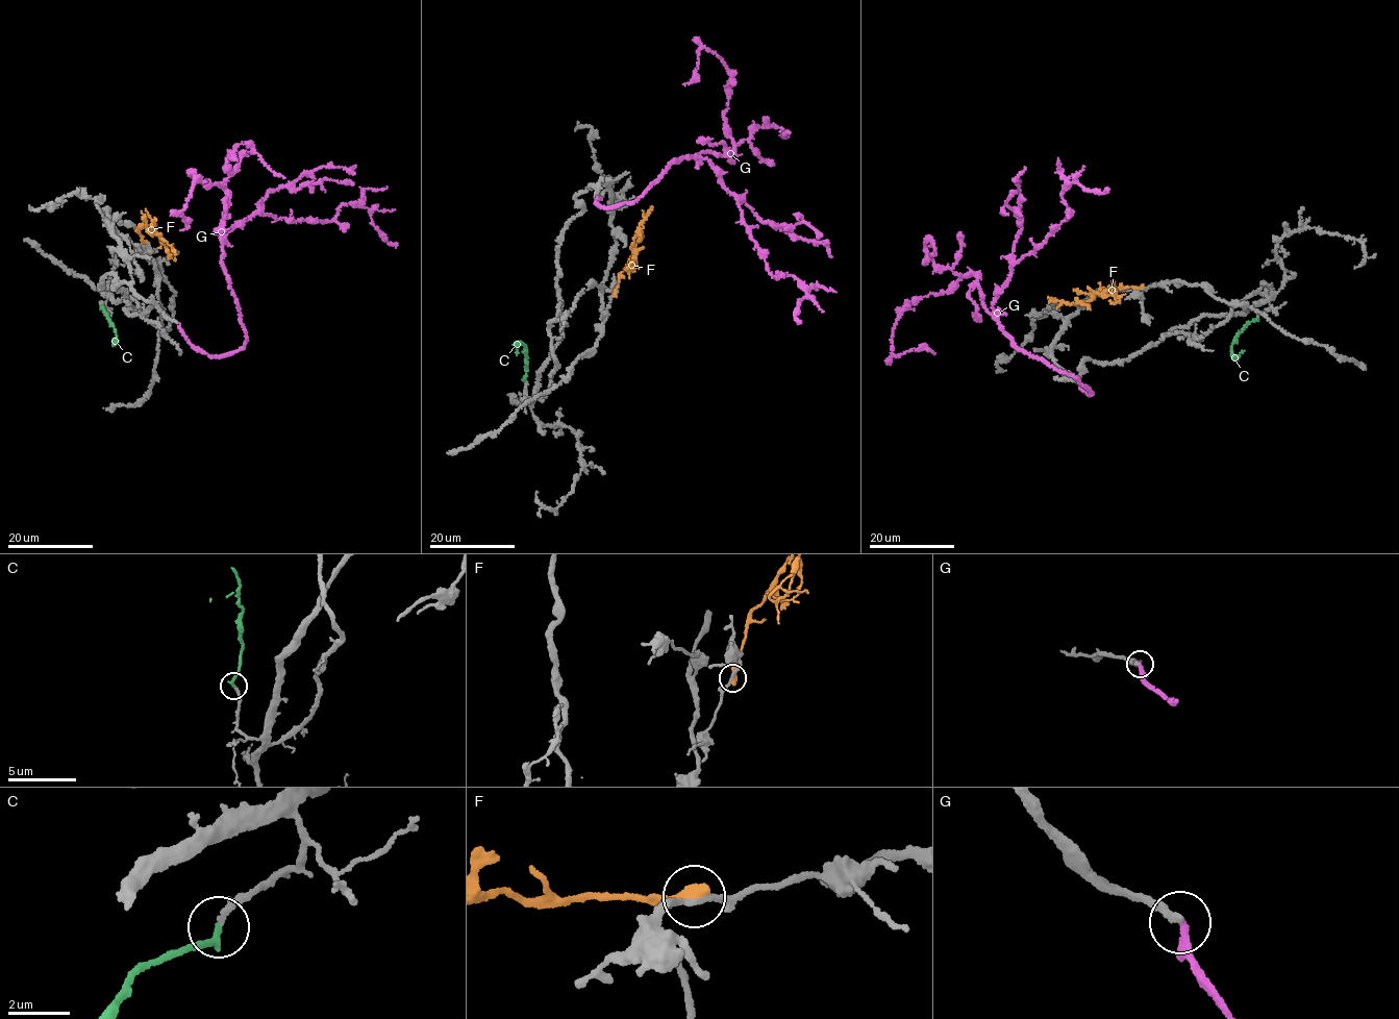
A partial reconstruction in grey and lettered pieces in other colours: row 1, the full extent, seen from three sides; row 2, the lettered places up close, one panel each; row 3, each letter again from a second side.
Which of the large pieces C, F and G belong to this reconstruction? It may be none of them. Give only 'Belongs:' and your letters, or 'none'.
Belongs: C

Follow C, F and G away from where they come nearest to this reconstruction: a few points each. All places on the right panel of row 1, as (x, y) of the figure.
C: (1257, 318), (1246, 325), (1231, 344), (1233, 356), (1244, 350)
F: (1142, 287), (1120, 289), (1112, 286), (1100, 290), (1089, 301), (1072, 304), (1048, 297)
G: (1078, 381), (1091, 394), (1016, 347), (993, 305), (1012, 266), (1069, 218), (1064, 190), (1076, 181), (1108, 189)

